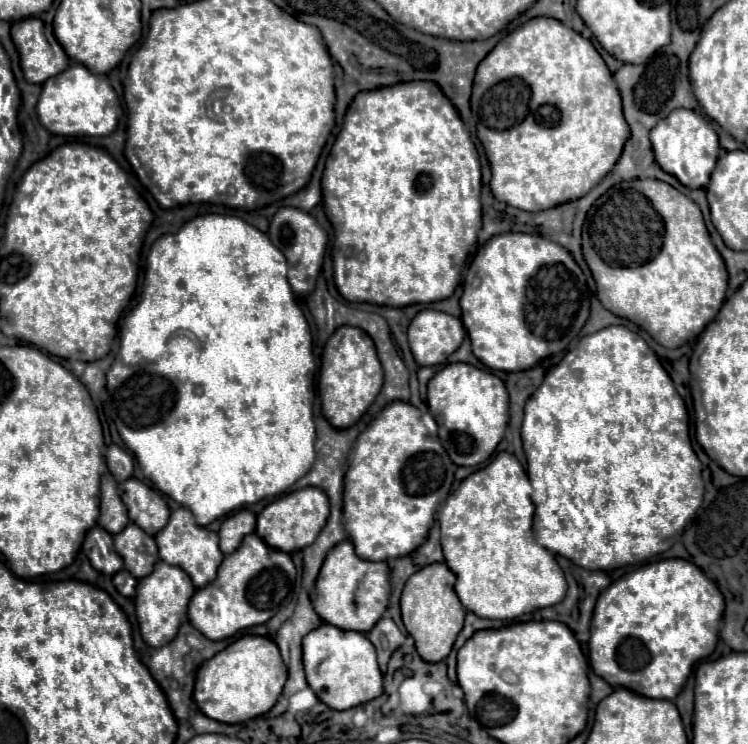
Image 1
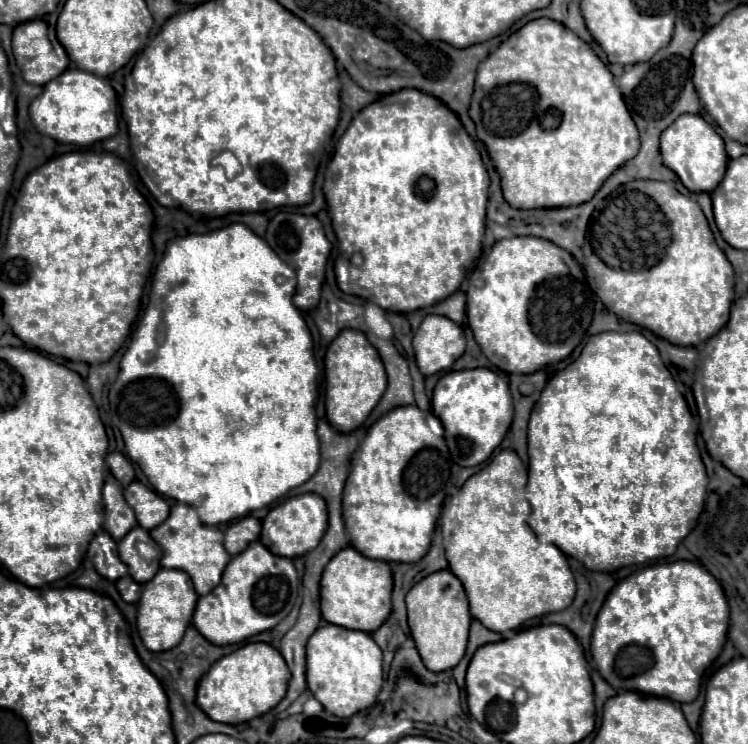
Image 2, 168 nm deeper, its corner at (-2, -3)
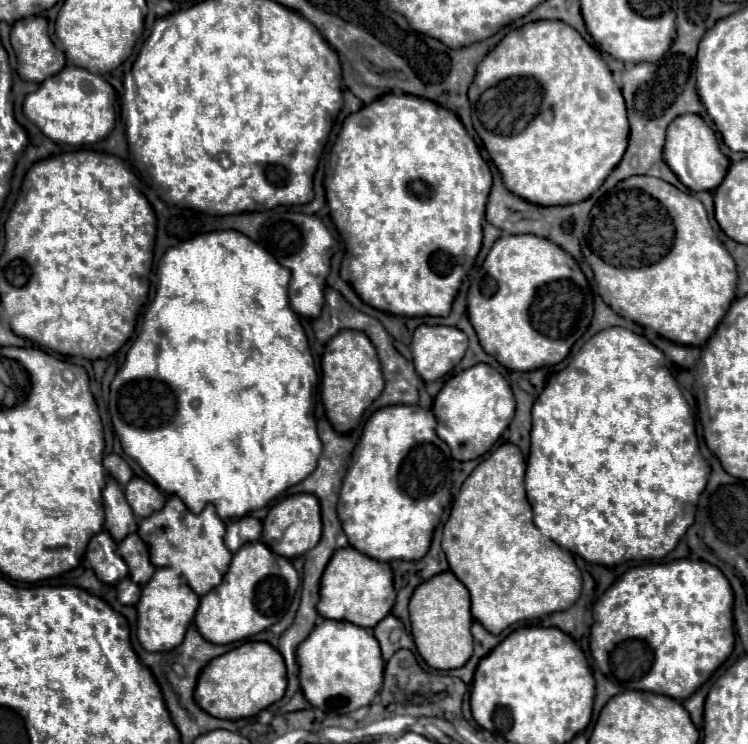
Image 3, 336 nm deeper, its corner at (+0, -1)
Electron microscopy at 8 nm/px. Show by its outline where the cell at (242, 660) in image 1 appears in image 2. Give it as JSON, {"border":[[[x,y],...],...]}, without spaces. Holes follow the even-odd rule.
{"border":[[[264,642],[244,644],[232,654],[216,660],[198,684],[198,706],[216,722],[242,724],[272,710],[286,694],[290,670],[282,654]]]}

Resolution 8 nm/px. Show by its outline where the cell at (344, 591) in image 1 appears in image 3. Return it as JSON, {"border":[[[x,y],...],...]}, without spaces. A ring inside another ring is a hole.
{"border":[[[350,546],[334,552],[322,576],[318,602],[320,616],[330,620],[346,620],[362,628],[374,628],[386,614],[391,613],[392,606],[394,606],[394,586],[390,564],[370,560],[370,556],[362,556],[362,552]]]}

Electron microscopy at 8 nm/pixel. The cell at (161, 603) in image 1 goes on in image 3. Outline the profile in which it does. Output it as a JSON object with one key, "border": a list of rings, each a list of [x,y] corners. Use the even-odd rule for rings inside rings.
{"border":[[[156,568],[150,582],[142,588],[140,602],[136,604],[138,610],[138,640],[148,652],[166,652],[176,648],[186,634],[186,628],[190,626],[196,608],[198,608],[198,596],[192,592],[192,588],[178,576],[172,568]]]}

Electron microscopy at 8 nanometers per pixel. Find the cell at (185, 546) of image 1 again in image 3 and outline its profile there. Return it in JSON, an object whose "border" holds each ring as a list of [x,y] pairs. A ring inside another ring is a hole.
{"border":[[[172,496],[162,510],[140,522],[138,534],[148,544],[150,562],[158,568],[174,568],[198,596],[204,596],[210,588],[216,588],[222,582],[232,560],[232,552],[224,546],[224,522],[216,516],[212,504],[200,514],[192,514],[178,496]]]}

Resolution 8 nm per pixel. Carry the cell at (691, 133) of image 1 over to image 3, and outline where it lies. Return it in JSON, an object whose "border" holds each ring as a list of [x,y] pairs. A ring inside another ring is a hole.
{"border":[[[682,114],[670,122],[670,128],[666,130],[664,160],[678,176],[678,180],[692,192],[718,188],[730,166],[730,160],[722,154],[718,146],[714,130],[698,114]]]}

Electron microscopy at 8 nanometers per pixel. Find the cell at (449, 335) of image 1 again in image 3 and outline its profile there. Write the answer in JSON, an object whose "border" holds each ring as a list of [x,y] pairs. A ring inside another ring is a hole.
{"border":[[[420,324],[412,336],[412,358],[416,372],[424,382],[434,382],[462,360],[468,338],[454,326]]]}

